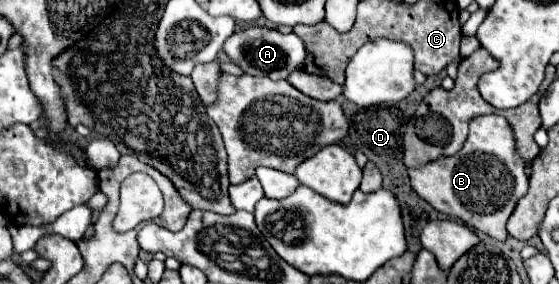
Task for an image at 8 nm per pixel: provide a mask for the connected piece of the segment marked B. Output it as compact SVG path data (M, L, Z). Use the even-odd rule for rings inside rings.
M483 114L469 122L469 138L461 152L409 170L413 190L435 210L463 220L467 226L499 240L507 240L507 220L521 196L527 194L529 178L525 164L515 152L513 128L503 116Z

